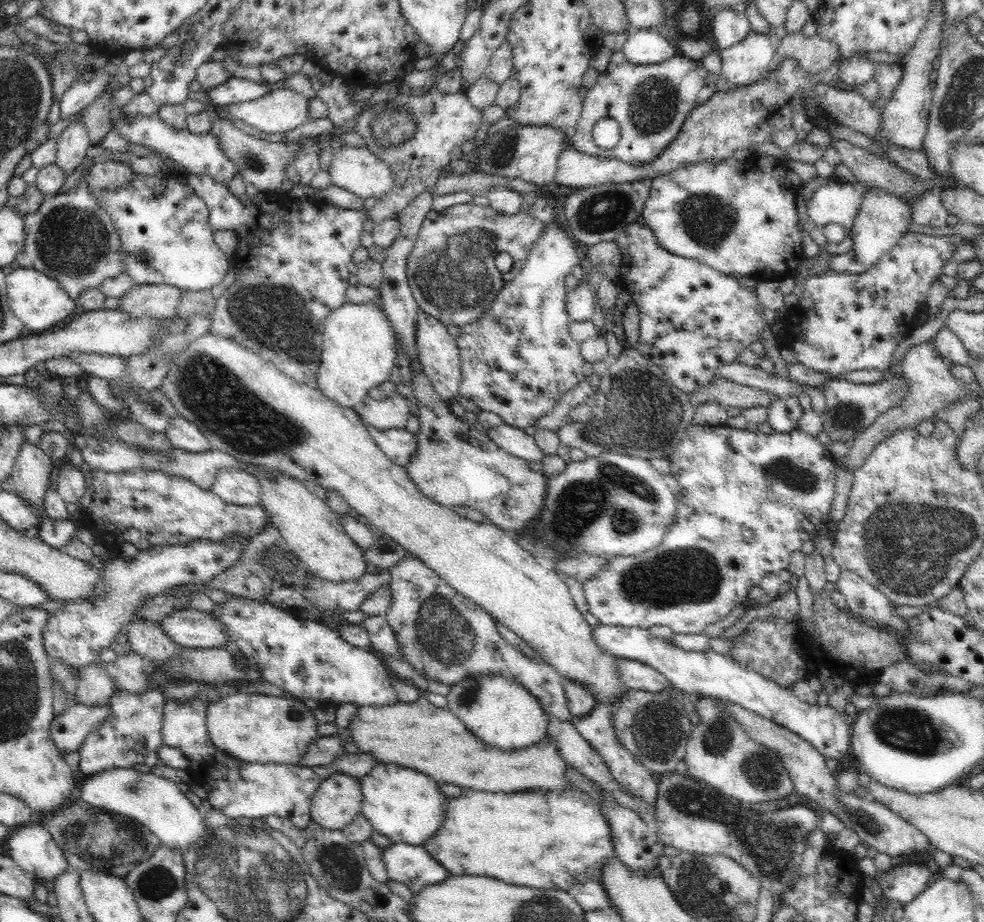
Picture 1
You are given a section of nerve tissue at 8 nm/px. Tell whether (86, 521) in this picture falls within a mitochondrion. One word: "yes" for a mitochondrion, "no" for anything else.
no

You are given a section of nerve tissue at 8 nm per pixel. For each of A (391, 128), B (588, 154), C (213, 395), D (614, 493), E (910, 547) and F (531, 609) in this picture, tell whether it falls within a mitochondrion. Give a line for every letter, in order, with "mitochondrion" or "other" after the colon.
A: mitochondrion
B: other
C: mitochondrion
D: mitochondrion
E: mitochondrion
F: other

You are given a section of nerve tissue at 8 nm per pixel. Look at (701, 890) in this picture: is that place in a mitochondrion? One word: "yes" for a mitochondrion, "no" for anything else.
yes

